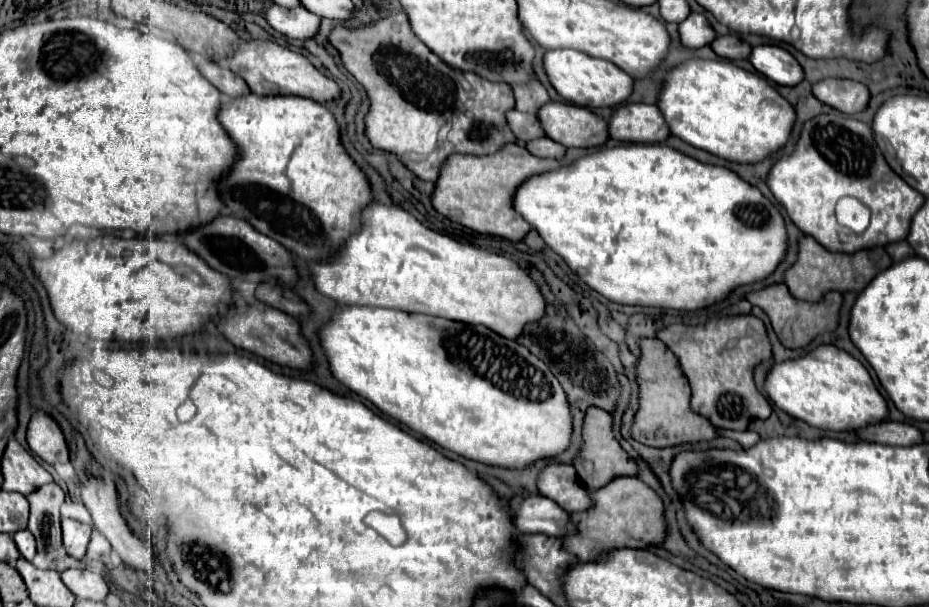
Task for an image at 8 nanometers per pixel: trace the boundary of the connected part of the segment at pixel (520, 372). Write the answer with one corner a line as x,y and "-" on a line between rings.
341,305
339,309
335,309
331,321
323,327
321,345
327,353
333,375
343,385
347,385
351,391
355,391
357,395
371,401
381,413
397,419
399,423
403,423
409,429
427,437
429,441
441,445
443,449
449,449
449,451
453,451
461,457
467,457
467,459
473,459
473,461
479,461
479,463
485,463
485,465
493,465
493,467
525,469
525,467
533,465
535,461
555,459
557,455
567,451
569,445
571,445
573,417
571,417
569,401
567,401
567,395
563,393
563,387
559,385
559,381
551,373
551,369
543,361
539,361
539,357
535,357
529,349
519,345
517,341
505,339
505,337
493,333
491,329
487,329
483,325
465,325
465,323
457,323
457,321
449,321
449,319
441,319
441,317
403,313
403,311
381,309
381,307
345,307
345,305

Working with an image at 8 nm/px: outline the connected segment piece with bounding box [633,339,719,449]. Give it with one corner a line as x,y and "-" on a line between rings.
641,339
641,359
637,365
639,375
639,401
641,409
635,417
633,439
649,447
673,447
695,441
711,441
717,435
717,429
707,421
707,417
691,409
691,387
683,371
679,369
677,357
671,349
659,339

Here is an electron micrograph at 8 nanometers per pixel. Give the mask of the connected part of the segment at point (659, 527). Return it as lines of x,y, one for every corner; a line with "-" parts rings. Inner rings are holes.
619,477
609,485
605,485
603,489
591,491
591,499
595,503
593,509
583,513
571,513
571,519
577,525
579,535
571,535
563,539
567,551
577,555
581,561
597,561
601,555
607,555
623,547
631,547
631,549
659,547
667,539
663,501
641,479
-
651,501
653,501
653,515
651,515

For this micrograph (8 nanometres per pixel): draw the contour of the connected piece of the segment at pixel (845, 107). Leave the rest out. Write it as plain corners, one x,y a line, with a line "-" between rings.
823,79
813,85
813,93
825,105
847,115
863,111
871,99
871,93
863,83
849,79

